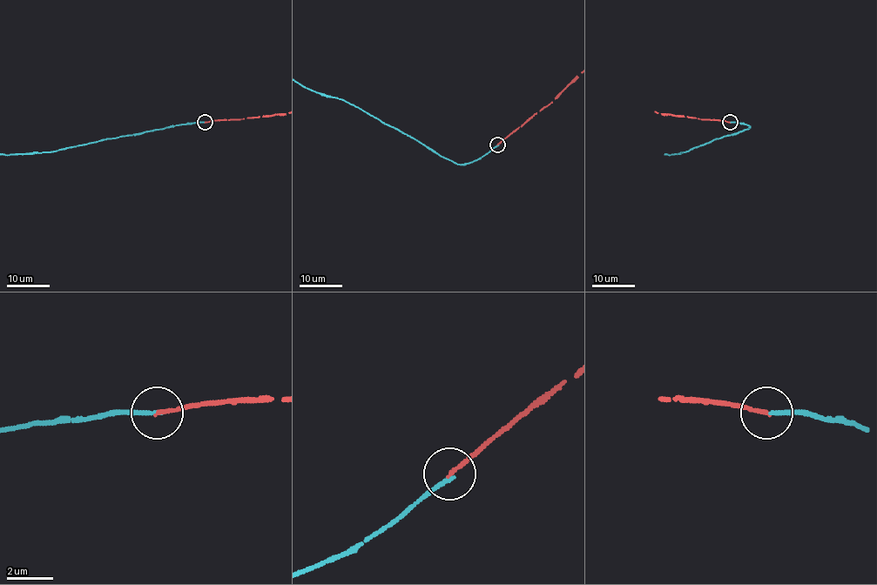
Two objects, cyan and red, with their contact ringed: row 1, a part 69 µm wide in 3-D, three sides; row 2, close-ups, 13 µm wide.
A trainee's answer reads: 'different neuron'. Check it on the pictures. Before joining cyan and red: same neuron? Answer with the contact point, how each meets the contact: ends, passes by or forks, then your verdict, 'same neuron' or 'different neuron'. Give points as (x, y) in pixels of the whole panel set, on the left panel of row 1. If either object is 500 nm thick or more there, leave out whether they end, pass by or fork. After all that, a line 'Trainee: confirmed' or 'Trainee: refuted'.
(205, 122) | cyan ends | red ends | different neuron
Trainee: confirmed

